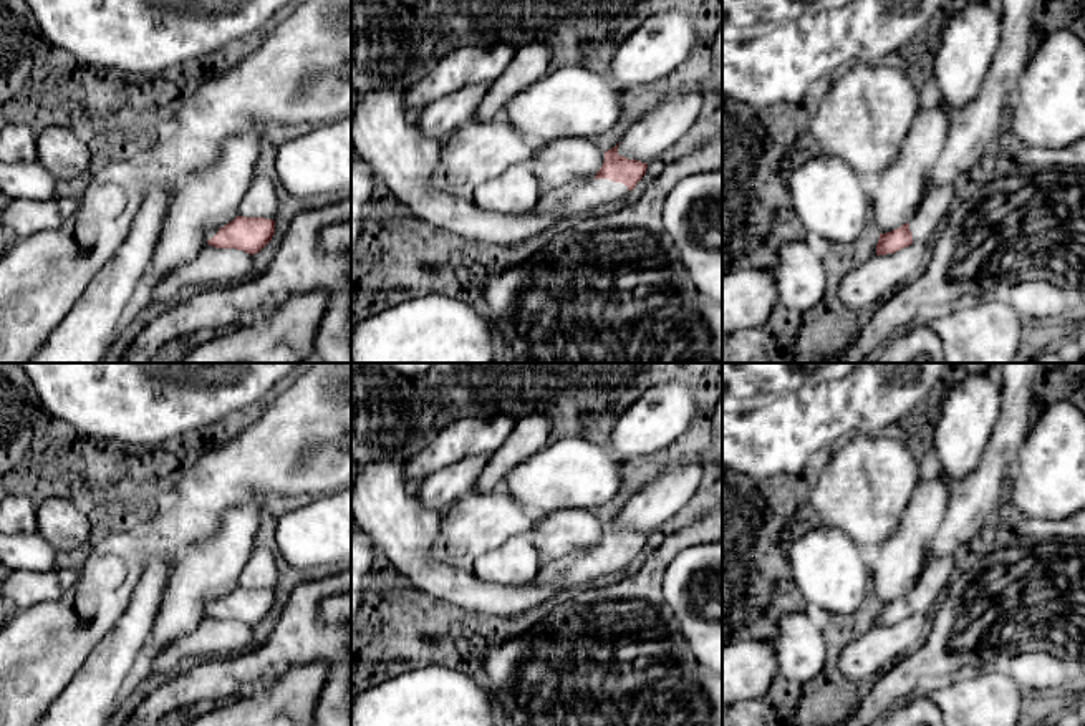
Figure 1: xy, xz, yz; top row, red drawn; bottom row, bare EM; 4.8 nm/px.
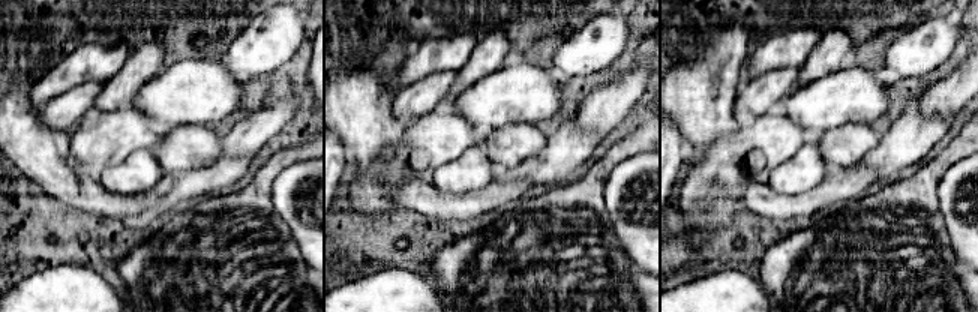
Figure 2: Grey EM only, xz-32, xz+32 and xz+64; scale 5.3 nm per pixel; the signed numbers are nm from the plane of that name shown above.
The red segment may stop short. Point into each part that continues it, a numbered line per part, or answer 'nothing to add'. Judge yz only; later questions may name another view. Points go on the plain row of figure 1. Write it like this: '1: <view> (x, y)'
1: yz (936, 575)

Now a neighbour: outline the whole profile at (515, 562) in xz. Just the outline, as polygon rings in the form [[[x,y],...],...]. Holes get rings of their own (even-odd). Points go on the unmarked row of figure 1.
[[[518,534],[499,549],[480,555],[472,574],[487,585],[525,585],[540,575],[545,562],[533,545],[530,534]]]

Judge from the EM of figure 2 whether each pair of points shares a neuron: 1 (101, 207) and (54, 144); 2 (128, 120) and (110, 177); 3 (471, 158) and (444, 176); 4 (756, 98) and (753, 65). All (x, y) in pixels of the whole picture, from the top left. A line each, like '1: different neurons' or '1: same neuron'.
1: same neuron
2: different neurons
3: same neuron
4: different neurons

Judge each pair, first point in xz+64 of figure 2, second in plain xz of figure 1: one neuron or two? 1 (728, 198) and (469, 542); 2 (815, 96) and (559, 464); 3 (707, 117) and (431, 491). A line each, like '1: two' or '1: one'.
1: one
2: one
3: two

